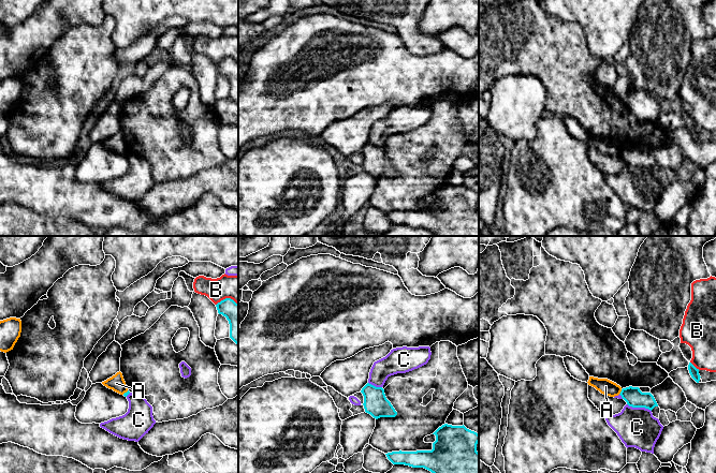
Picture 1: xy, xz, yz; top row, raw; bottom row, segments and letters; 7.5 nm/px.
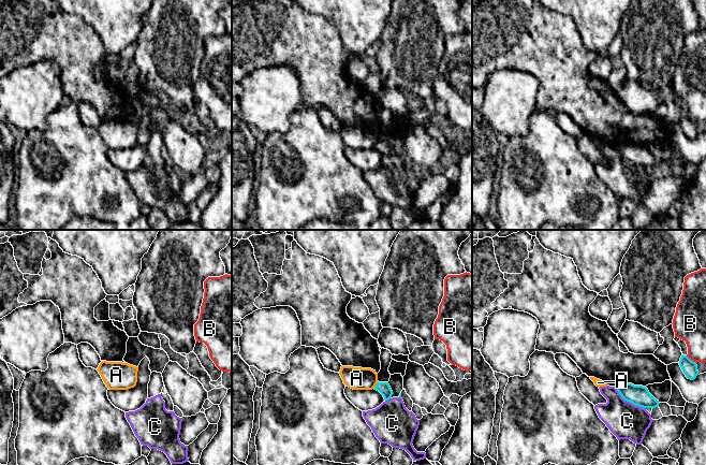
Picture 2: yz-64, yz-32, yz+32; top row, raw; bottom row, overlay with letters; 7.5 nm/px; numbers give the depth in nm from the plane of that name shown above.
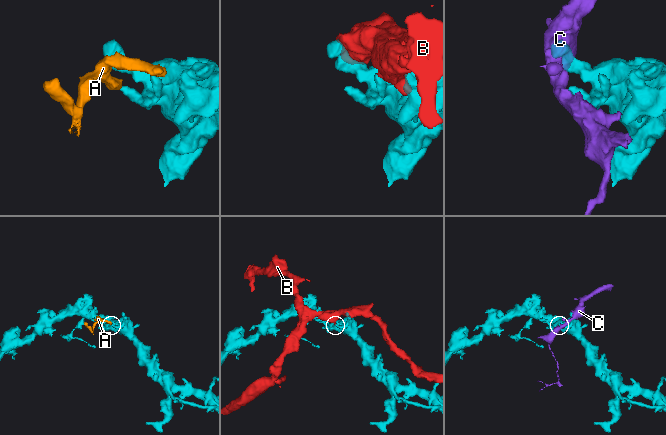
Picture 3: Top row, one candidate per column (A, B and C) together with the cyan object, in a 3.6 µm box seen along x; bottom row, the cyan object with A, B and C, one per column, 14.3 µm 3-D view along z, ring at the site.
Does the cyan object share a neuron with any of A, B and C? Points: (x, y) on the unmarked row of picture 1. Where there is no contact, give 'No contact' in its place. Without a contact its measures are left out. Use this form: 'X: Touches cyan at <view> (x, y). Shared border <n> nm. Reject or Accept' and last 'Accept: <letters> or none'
A: Touches cyan at yz (620, 151). Shared border 50 nm. Reject
B: Touches cyan at yz (693, 126). Shared border 90 nm. Reject
C: Touches cyan at yz (639, 166). Shared border 190 nm. Reject
Accept: none

